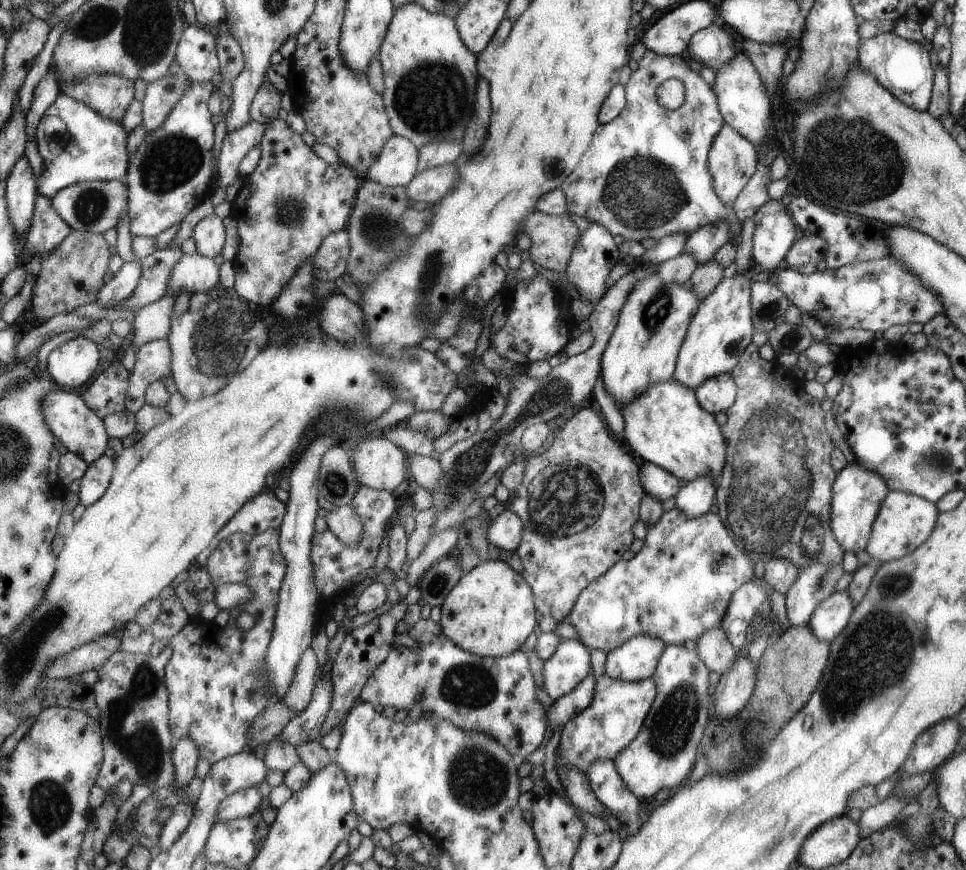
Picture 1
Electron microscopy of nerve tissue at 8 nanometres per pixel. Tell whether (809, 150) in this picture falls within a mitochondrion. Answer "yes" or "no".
yes

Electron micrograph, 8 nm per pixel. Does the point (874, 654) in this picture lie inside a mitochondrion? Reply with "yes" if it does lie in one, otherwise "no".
yes

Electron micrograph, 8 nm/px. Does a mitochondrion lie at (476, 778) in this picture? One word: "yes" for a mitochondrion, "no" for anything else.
yes

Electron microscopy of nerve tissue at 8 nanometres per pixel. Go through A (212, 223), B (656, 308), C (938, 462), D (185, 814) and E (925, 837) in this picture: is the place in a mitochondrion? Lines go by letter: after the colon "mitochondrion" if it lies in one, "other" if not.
A: other
B: mitochondrion
C: mitochondrion
D: other
E: mitochondrion

